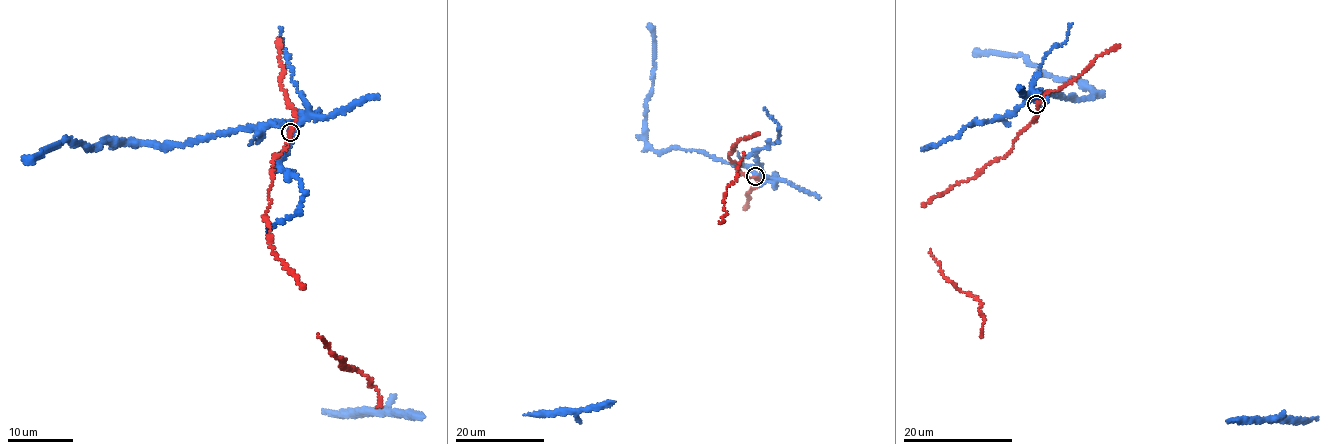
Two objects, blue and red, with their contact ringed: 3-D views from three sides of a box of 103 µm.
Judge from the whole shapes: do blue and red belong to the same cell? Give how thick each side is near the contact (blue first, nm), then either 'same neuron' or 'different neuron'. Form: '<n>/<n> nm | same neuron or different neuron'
140/280 nm | different neuron

